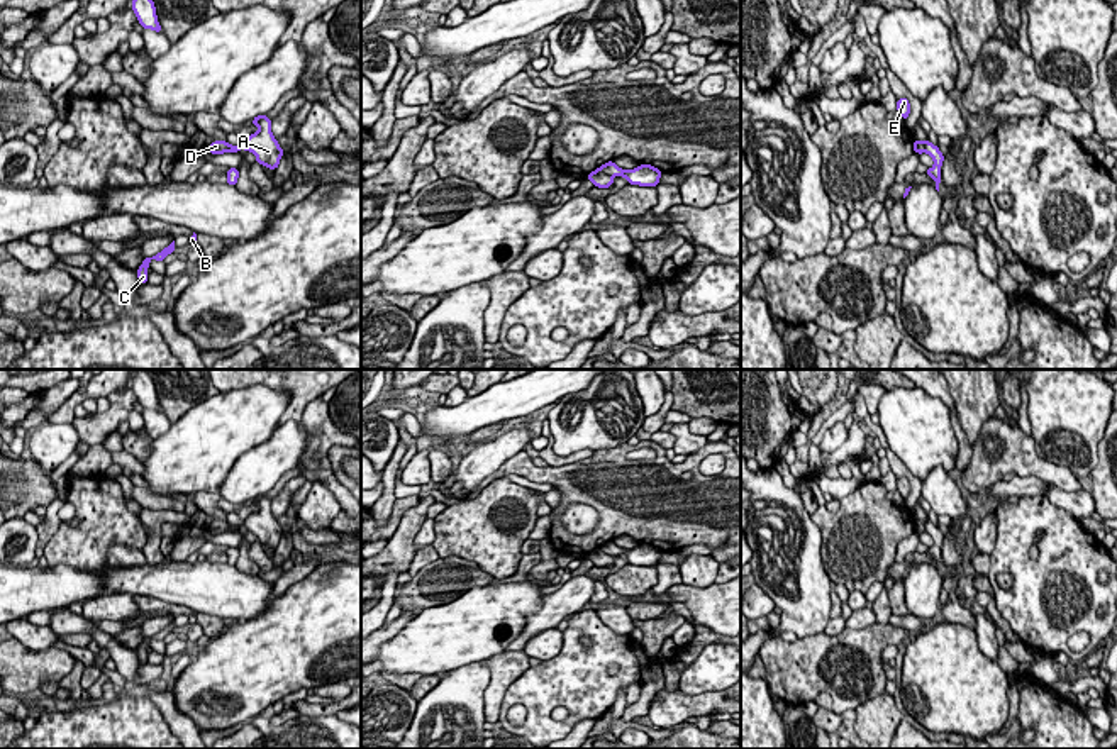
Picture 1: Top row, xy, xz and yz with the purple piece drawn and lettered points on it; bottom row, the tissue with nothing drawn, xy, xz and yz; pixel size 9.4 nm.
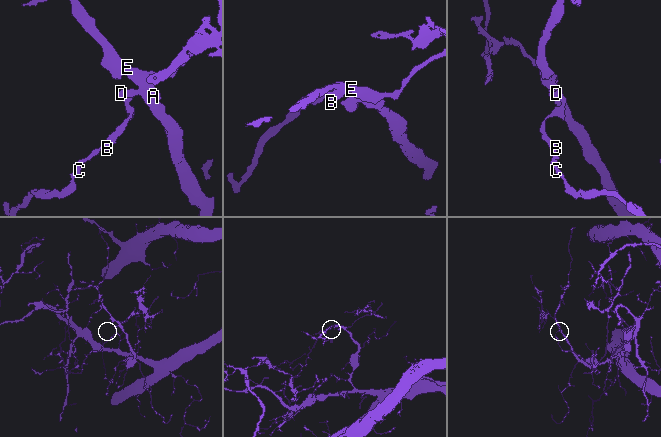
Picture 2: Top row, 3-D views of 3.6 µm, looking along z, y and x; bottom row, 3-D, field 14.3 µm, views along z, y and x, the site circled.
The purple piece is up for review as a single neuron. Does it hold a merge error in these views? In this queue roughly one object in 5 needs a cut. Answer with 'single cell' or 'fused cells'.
fused cells

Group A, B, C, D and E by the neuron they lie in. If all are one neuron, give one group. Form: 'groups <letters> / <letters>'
groups A E / B C D

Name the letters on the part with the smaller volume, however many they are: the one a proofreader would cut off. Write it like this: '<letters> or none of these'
B, C, D

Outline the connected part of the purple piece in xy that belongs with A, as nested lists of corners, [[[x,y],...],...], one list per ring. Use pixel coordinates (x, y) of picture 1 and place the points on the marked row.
[[[264,114],[254,117],[251,125],[258,125],[259,130],[247,136],[241,147],[229,144],[229,153],[249,151],[259,164],[276,169],[285,153],[271,134],[271,120]]]

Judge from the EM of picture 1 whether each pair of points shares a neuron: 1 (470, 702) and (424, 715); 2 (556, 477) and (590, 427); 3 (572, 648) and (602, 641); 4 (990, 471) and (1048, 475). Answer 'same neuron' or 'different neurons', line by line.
1: same neuron
2: different neurons
3: same neuron
4: same neuron

